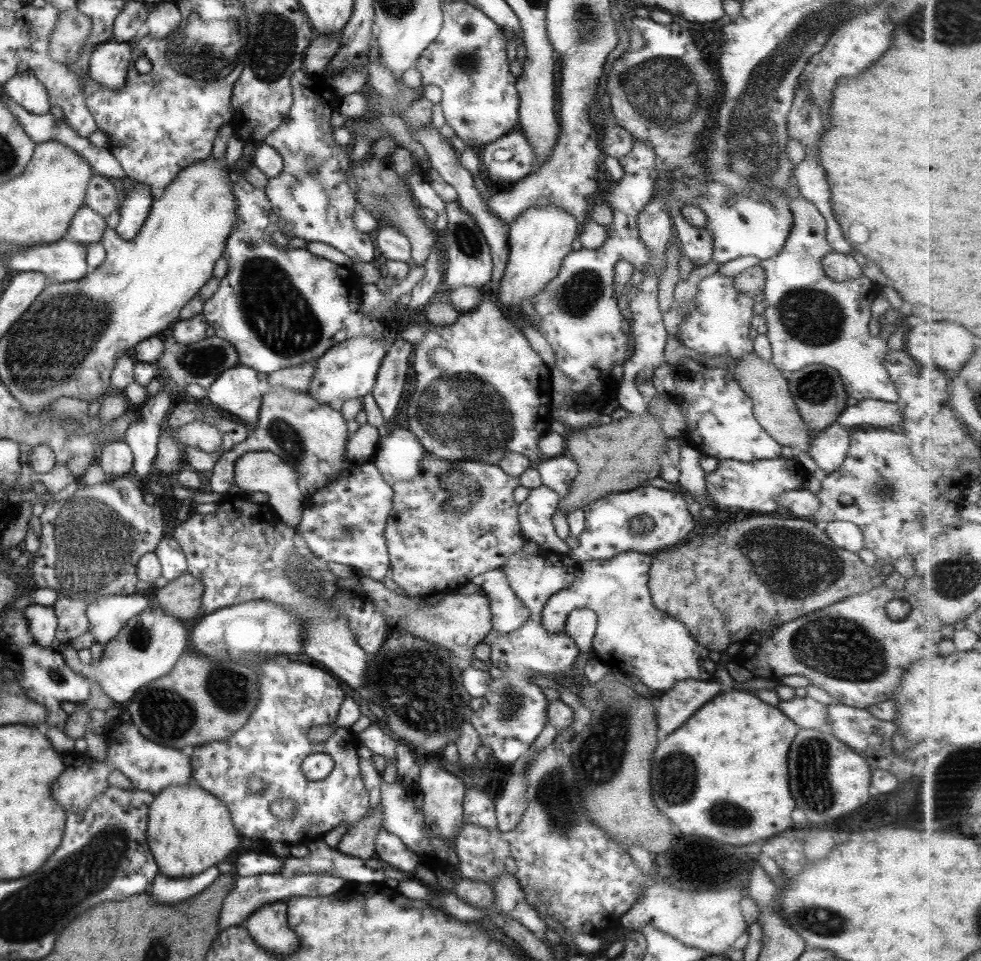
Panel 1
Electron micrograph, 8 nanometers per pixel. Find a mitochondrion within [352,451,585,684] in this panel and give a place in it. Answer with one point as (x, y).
(456, 492)

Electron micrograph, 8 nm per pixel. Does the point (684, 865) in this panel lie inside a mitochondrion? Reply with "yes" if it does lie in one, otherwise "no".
no

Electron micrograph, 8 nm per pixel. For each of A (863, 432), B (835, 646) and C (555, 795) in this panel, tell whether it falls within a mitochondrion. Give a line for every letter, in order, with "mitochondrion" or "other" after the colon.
A: other
B: mitochondrion
C: mitochondrion

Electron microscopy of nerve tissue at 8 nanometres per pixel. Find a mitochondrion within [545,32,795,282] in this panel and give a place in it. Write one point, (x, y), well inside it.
(661, 90)

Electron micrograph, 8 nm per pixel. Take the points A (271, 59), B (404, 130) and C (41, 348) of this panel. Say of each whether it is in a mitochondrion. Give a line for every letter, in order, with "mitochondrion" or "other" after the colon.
A: mitochondrion
B: other
C: mitochondrion

